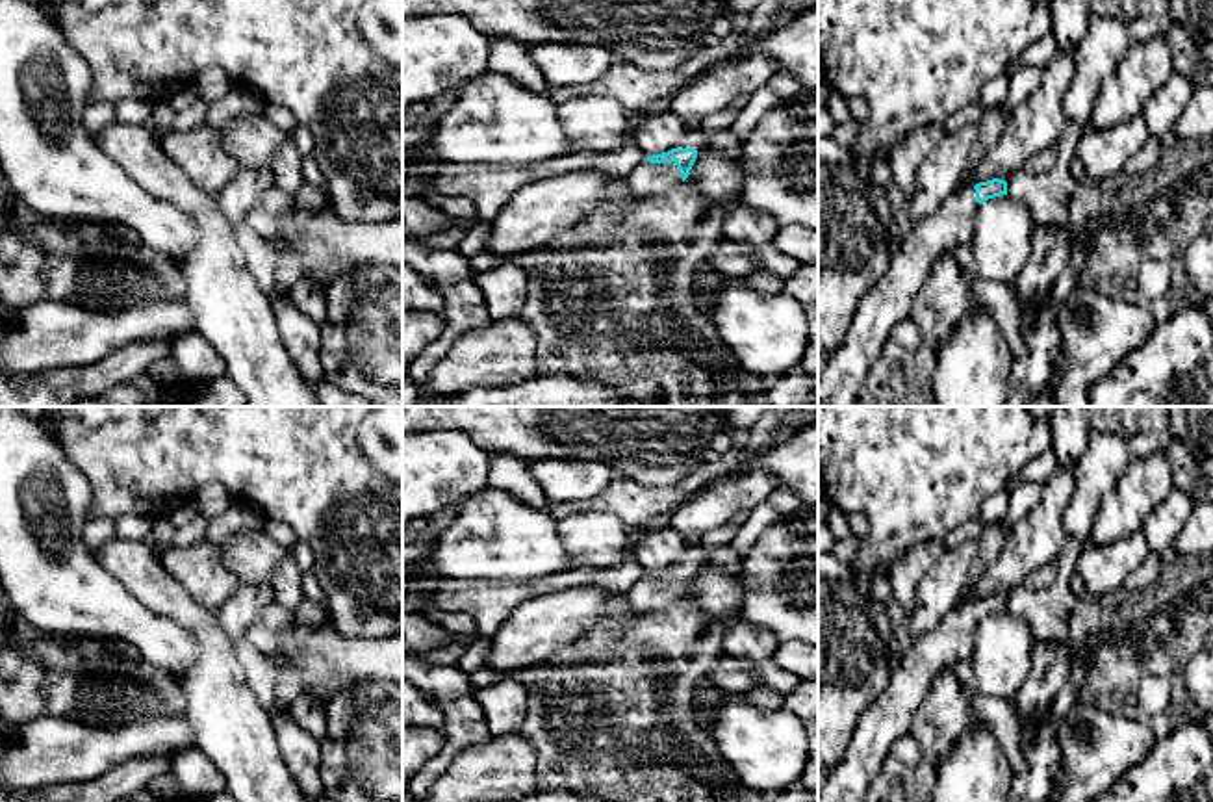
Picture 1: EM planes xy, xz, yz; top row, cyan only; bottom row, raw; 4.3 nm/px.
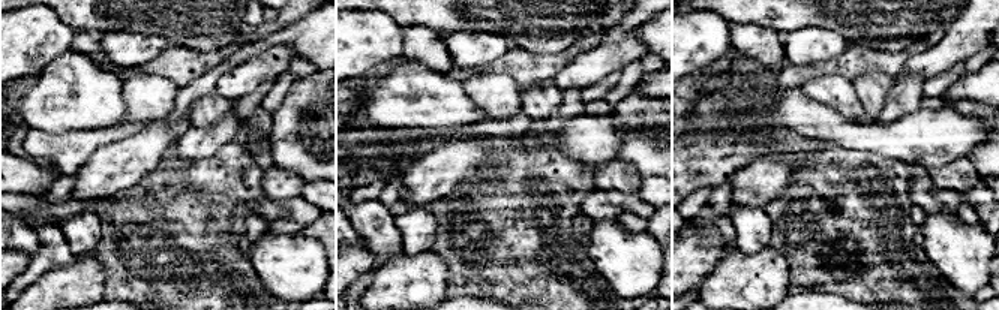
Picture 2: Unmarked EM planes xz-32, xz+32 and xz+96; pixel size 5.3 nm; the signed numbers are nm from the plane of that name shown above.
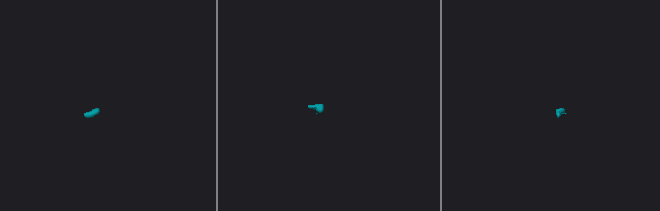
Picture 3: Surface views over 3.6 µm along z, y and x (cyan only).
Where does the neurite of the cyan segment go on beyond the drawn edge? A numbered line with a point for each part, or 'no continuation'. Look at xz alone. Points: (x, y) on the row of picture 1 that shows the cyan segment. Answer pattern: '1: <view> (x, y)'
1: xz (694, 138)
2: xz (646, 179)

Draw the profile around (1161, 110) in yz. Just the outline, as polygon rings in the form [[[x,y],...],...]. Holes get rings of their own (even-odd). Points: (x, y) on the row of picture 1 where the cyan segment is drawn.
[[[1172,72],[1167,84],[1148,98],[1141,117],[1154,137],[1161,137],[1172,130],[1194,89],[1194,84],[1187,76]]]

